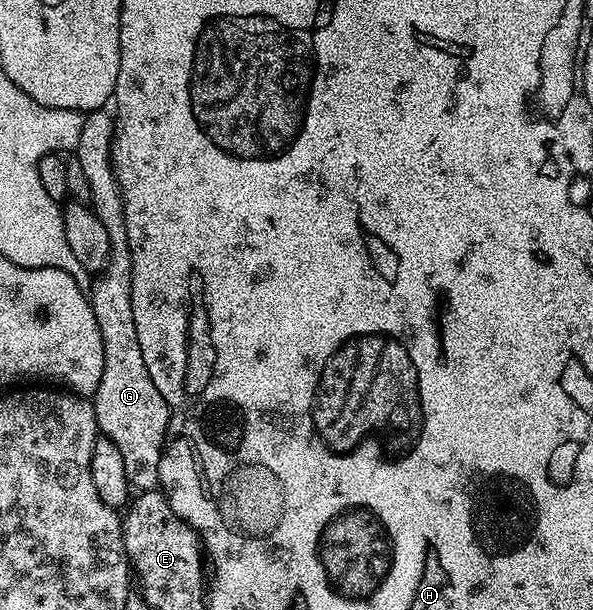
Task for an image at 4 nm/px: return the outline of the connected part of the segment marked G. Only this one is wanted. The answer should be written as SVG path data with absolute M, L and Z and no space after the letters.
M103 108L89 111L84 116L81 137L74 148L74 157L86 172L90 184L90 206L102 221L110 237L110 257L95 276L90 287L90 302L94 309L94 321L102 333L102 381L94 396L96 425L103 438L114 441L122 453L129 488L155 491L160 486L158 461L162 457L164 436L168 434L168 402L158 393L158 385L142 361L142 345L138 345L138 329L134 329L132 308L132 254L126 237L124 198L112 172L110 152L115 131L113 116Z

